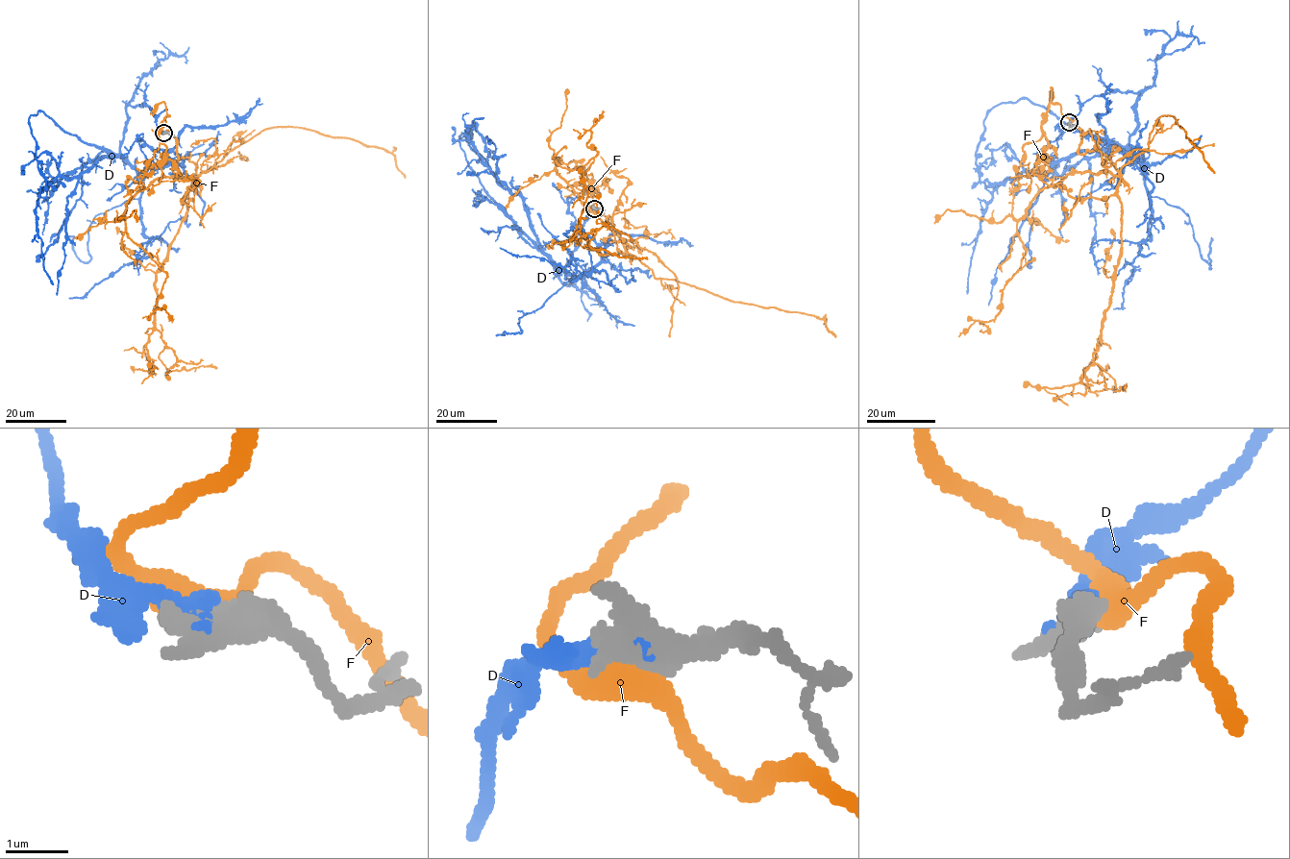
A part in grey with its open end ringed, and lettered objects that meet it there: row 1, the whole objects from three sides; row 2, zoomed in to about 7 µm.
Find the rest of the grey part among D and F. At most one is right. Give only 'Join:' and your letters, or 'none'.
Join: D

